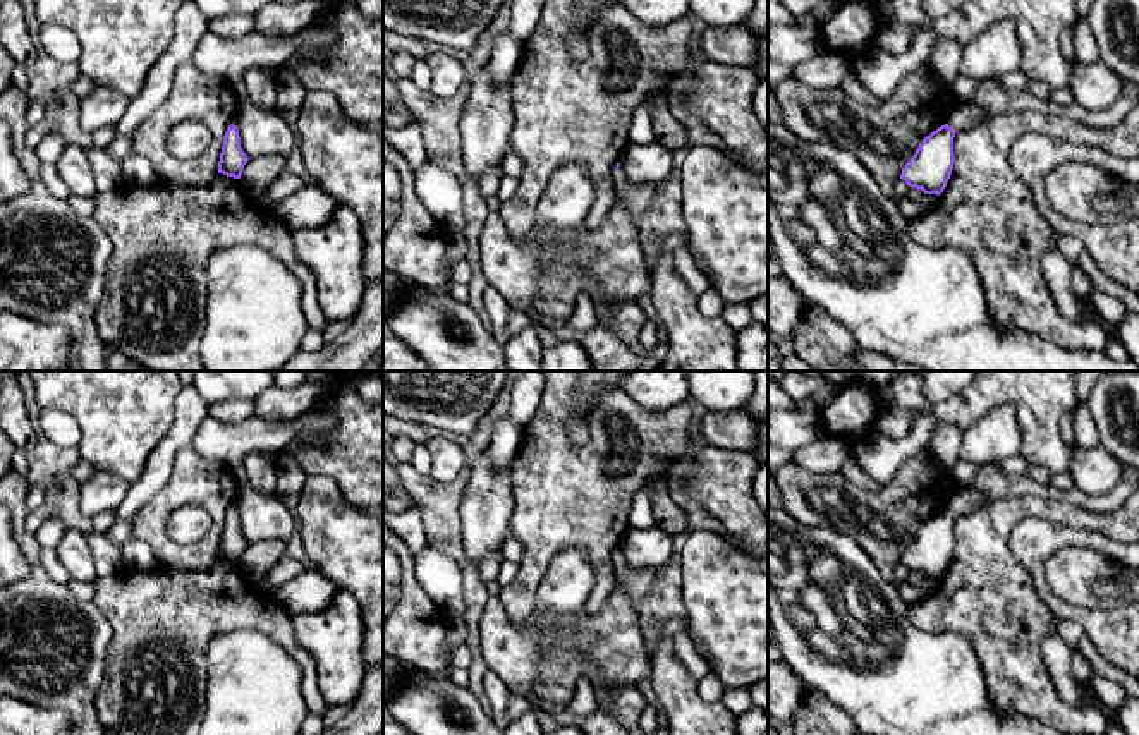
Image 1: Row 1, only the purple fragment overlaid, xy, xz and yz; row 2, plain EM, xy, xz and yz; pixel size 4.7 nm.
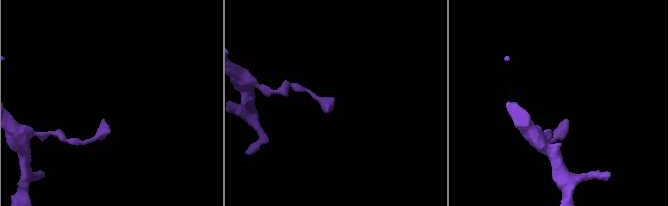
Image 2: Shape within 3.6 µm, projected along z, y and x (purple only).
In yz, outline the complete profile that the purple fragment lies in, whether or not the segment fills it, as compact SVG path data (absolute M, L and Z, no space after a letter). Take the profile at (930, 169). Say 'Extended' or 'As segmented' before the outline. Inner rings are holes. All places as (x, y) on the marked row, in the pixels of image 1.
Extended. M962 103L948 122L926 136L902 168L900 179L924 194L940 196L953 168L953 137L957 131L991 120L979 106Z

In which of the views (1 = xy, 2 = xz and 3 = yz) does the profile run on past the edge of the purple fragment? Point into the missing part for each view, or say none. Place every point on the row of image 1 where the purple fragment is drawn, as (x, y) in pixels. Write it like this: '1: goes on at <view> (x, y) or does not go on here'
1: does not go on here
2: does not go on here
3: goes on at yz (966, 115)

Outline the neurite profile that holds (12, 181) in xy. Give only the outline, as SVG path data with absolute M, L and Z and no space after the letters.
M0 118L0 204L29 192L29 180L14 155L9 124Z

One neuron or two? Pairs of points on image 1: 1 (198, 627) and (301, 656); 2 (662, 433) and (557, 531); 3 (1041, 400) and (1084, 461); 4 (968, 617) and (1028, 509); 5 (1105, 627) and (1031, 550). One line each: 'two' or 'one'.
1: one
2: one
3: two
4: one
5: one

